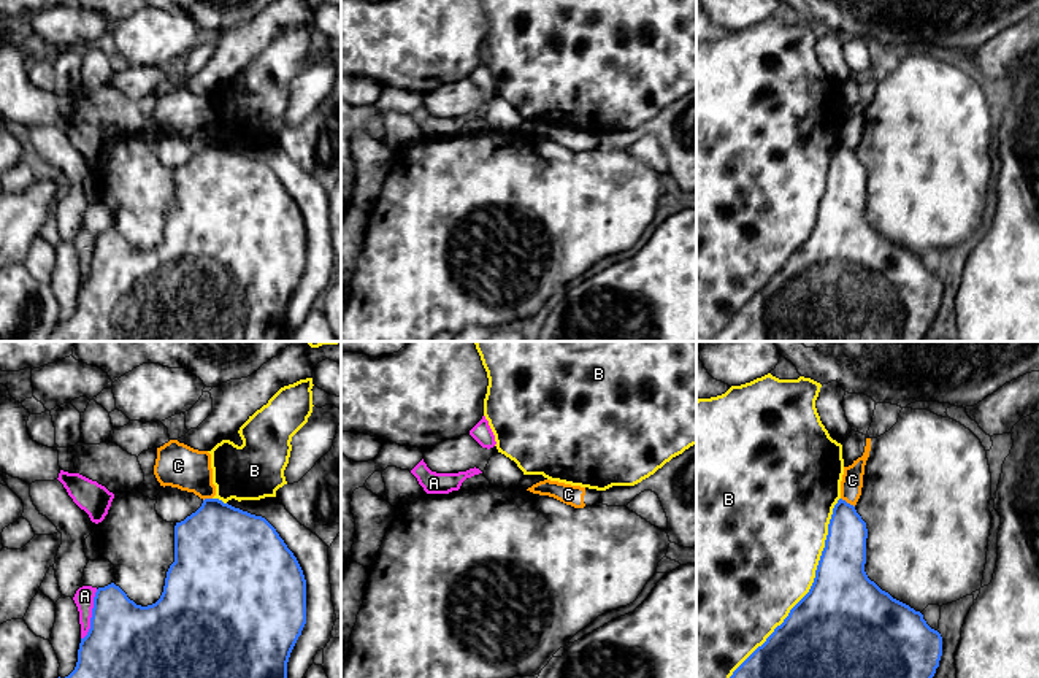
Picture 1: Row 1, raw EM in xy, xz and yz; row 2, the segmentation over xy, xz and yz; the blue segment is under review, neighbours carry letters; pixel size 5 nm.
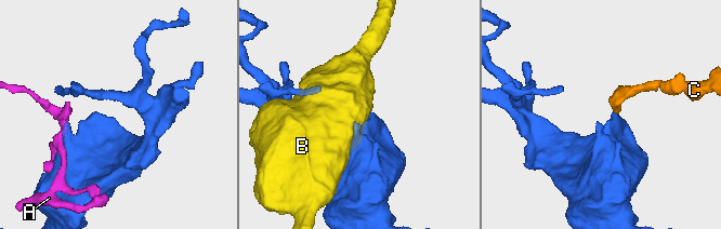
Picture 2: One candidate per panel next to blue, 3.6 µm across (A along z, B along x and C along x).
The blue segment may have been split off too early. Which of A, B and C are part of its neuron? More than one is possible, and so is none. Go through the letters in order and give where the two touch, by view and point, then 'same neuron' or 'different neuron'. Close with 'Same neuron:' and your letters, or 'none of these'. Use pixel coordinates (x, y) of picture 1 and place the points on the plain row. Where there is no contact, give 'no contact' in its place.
A: contact xy (92, 259); different neuron
B: contact yz (797, 248); different neuron
C: contact yz (846, 146); different neuron
Same neuron: none of these

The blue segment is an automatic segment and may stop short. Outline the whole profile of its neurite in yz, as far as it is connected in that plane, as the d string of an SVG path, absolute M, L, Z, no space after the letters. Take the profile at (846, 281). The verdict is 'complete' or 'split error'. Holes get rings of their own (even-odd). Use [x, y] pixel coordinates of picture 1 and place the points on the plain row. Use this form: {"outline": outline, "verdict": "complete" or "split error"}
{"outline": "M839 143L809 237L725 329L696 337L696 341L922 341L939 311L942 281L926 268L920 256L893 243L868 222L866 183L866 167L853 149Z", "verdict": "complete"}

